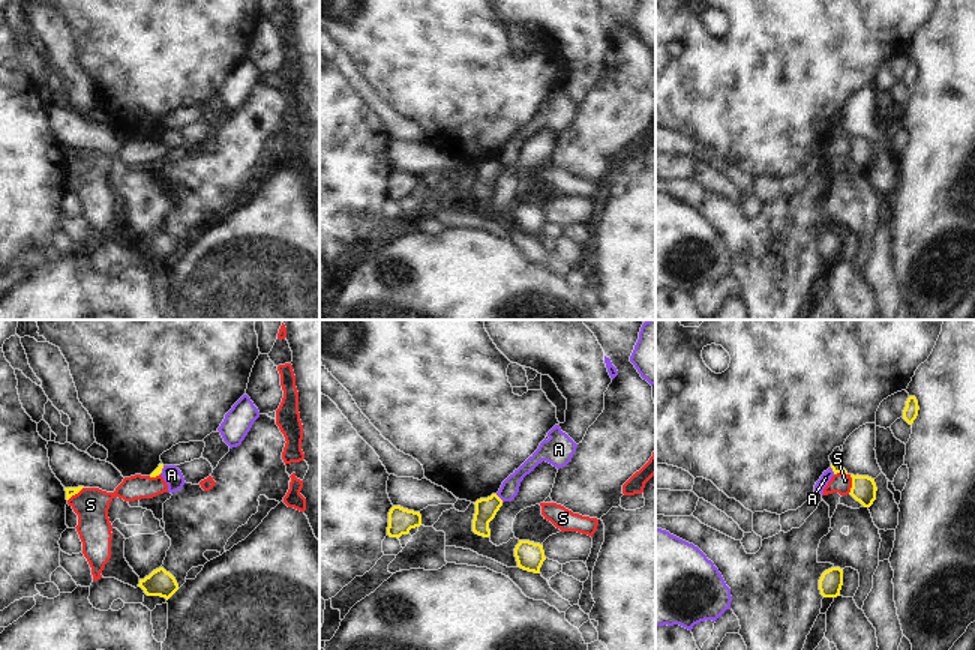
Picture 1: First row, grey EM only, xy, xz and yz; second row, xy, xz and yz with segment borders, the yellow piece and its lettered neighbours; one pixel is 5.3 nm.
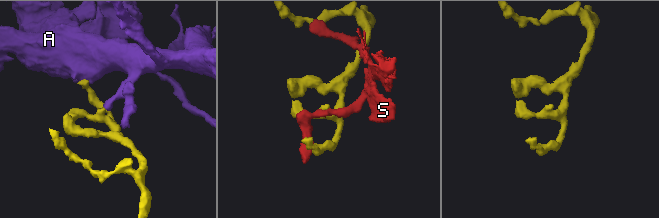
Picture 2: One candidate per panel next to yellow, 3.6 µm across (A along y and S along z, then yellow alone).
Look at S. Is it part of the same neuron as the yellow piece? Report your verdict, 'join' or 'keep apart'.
keep apart

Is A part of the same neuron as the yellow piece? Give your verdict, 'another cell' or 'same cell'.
another cell

